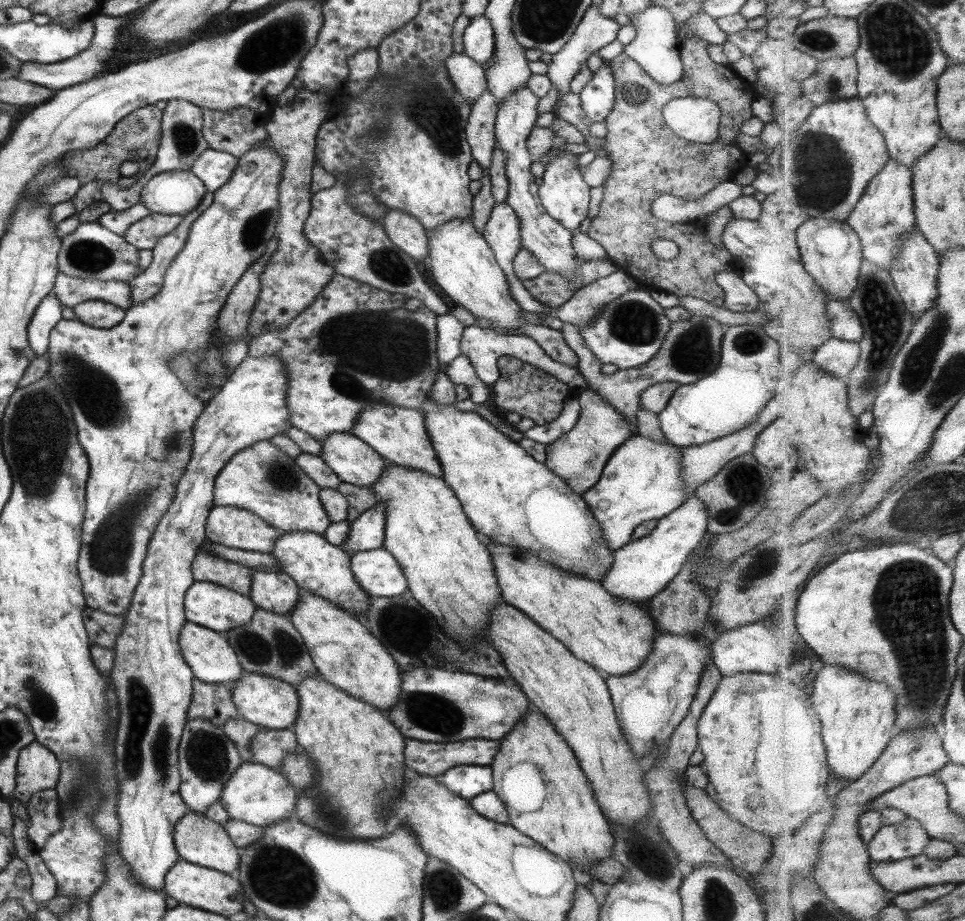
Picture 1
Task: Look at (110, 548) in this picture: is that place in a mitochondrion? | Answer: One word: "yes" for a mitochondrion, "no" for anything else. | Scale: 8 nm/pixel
yes

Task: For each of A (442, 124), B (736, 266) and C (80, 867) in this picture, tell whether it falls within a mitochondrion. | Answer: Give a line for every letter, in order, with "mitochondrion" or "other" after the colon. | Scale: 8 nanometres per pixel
A: mitochondrion
B: other
C: other

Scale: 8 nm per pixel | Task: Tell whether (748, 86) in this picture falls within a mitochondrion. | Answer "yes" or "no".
no

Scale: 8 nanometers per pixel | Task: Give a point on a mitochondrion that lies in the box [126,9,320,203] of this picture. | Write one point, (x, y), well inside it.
(273, 47)

